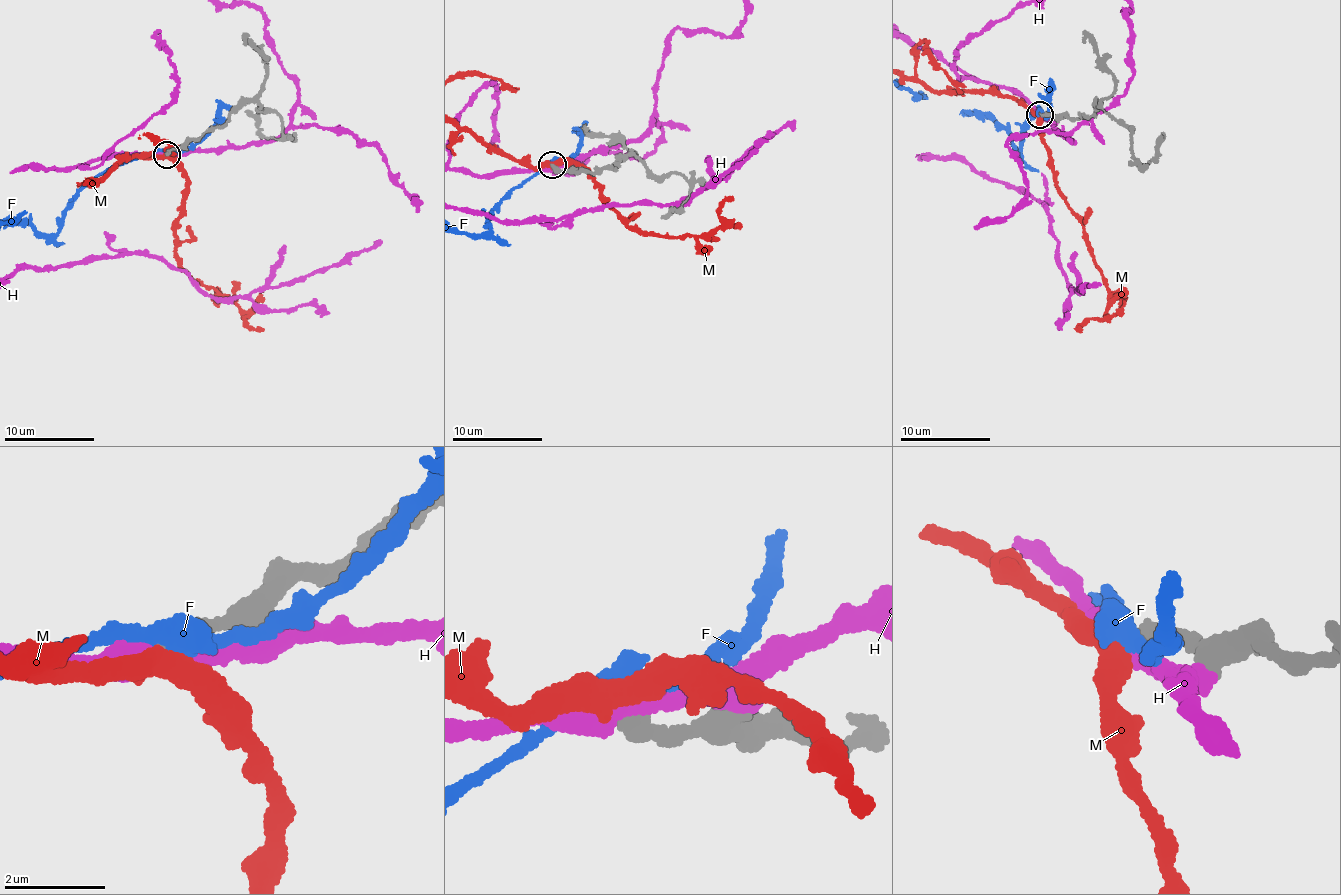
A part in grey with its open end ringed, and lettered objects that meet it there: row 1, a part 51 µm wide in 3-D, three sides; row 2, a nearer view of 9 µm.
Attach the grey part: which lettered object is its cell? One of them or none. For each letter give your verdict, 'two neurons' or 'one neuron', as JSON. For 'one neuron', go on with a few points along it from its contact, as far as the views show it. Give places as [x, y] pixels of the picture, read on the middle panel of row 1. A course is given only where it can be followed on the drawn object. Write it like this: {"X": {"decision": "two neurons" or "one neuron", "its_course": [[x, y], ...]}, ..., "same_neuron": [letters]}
{"F": {"decision": "two neurons"}, "H": {"decision": "two neurons"}, "M": {"decision": "one neuron"}, "same_neuron": ["M"]}

